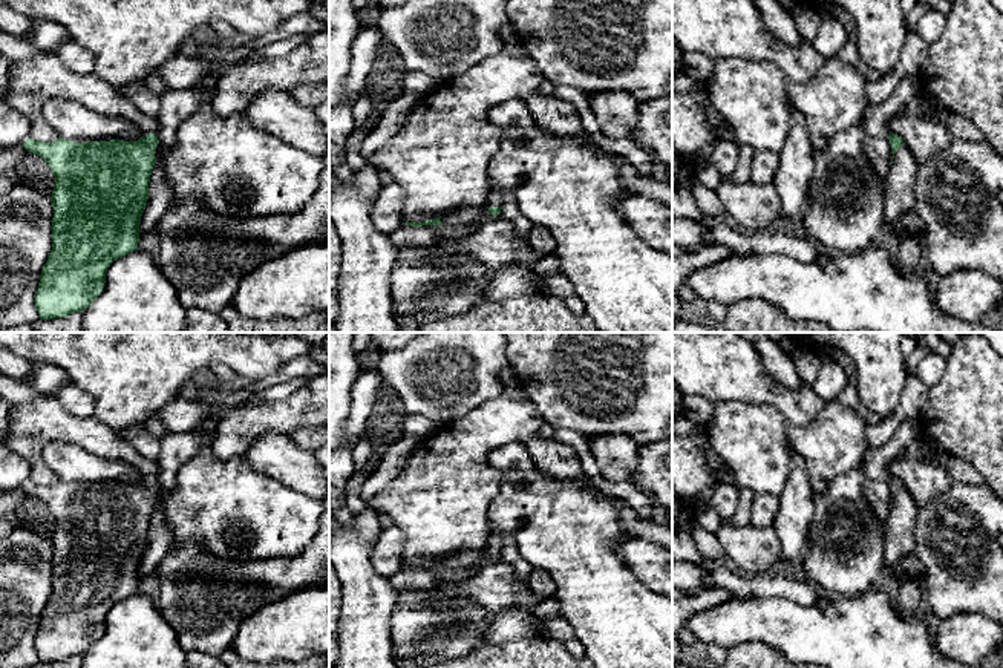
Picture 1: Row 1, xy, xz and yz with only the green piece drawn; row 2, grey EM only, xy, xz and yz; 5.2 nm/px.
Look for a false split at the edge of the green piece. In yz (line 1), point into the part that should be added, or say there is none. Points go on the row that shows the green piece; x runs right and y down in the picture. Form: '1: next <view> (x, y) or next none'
1: next yz (876, 118)

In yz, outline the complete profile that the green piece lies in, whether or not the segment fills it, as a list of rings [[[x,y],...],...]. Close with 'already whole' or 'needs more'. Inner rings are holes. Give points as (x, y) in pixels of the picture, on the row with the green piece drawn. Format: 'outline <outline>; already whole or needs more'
outline [[[905,77],[899,81],[894,92],[884,103],[870,106],[870,109],[864,115],[865,130],[868,133],[890,139],[893,150],[891,162],[897,149],[900,146],[905,146],[905,142],[900,136],[894,135],[888,129],[888,120],[899,115],[902,107],[917,93],[919,87],[916,78]]]; needs more

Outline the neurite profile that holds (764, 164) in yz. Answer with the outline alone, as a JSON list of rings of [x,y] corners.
[[[756,152],[750,164],[750,181],[756,184],[772,182],[779,165],[779,153]]]

